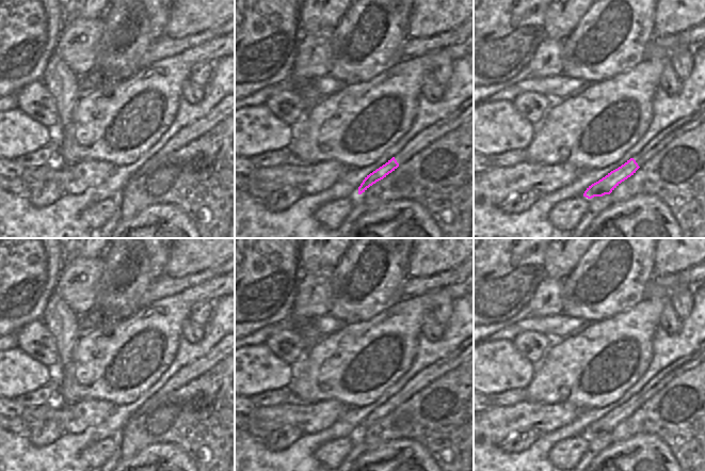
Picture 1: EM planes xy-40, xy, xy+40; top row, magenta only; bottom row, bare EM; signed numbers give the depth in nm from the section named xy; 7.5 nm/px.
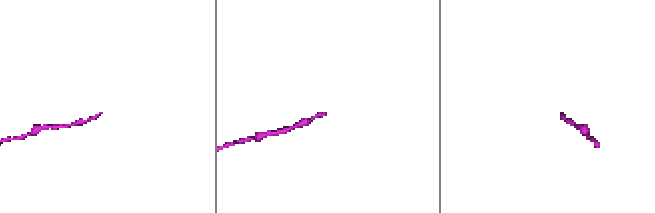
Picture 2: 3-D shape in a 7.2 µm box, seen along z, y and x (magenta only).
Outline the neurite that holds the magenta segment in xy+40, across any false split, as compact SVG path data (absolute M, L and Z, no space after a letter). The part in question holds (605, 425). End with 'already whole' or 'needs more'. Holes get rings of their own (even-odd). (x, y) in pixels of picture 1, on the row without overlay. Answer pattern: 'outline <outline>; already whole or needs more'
outline M705 340L696 350L690 355L671 363L651 378L634 397L627 399L618 408L608 412L598 421L587 427L583 436L592 438L610 434L622 421L630 417L645 402L651 399L660 389L666 387L673 378L692 370L705 361Z; needs more

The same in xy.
outline M474 335L462 342L459 347L447 357L428 365L411 378L405 386L398 391L385 404L365 417L358 426L358 434L365 431L370 425L386 417L399 405L410 399L415 393L424 389L428 384L461 365L474 355Z; needs more

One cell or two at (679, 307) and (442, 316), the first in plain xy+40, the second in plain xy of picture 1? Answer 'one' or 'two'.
one

